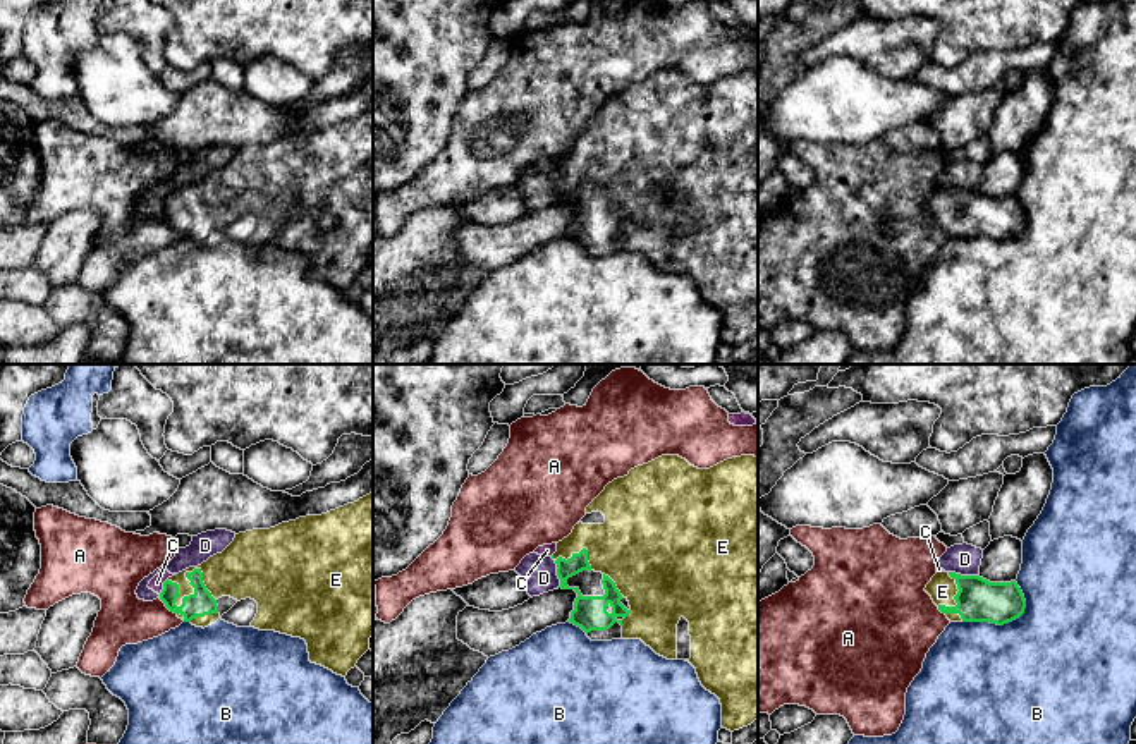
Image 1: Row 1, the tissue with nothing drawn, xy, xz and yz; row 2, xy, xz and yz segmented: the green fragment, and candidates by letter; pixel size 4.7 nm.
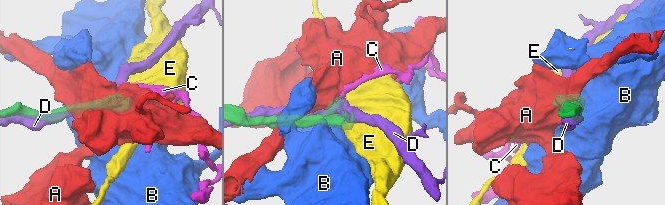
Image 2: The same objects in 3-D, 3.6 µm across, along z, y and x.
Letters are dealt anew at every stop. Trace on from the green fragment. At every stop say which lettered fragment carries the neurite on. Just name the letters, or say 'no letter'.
E

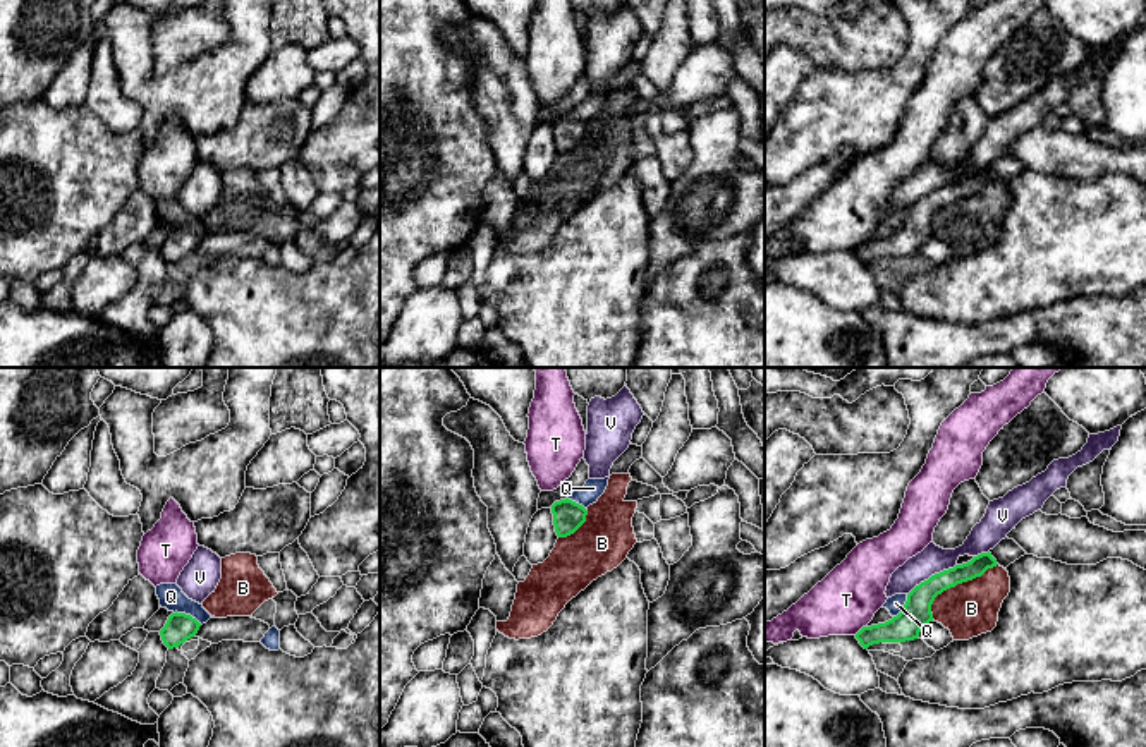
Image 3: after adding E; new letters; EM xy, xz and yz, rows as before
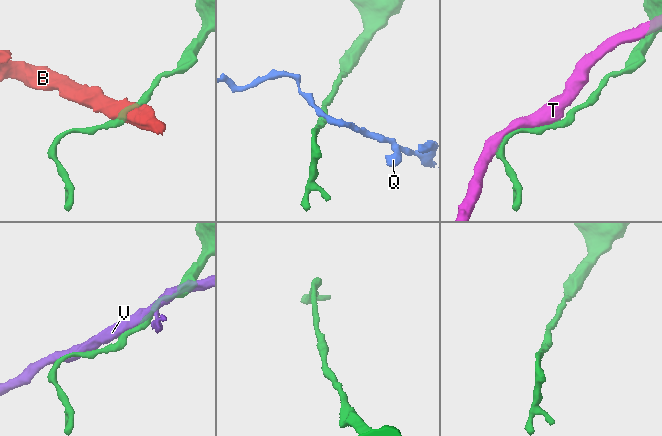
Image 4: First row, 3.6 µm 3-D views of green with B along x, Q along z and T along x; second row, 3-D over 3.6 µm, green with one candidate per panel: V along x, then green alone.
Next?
no letter

